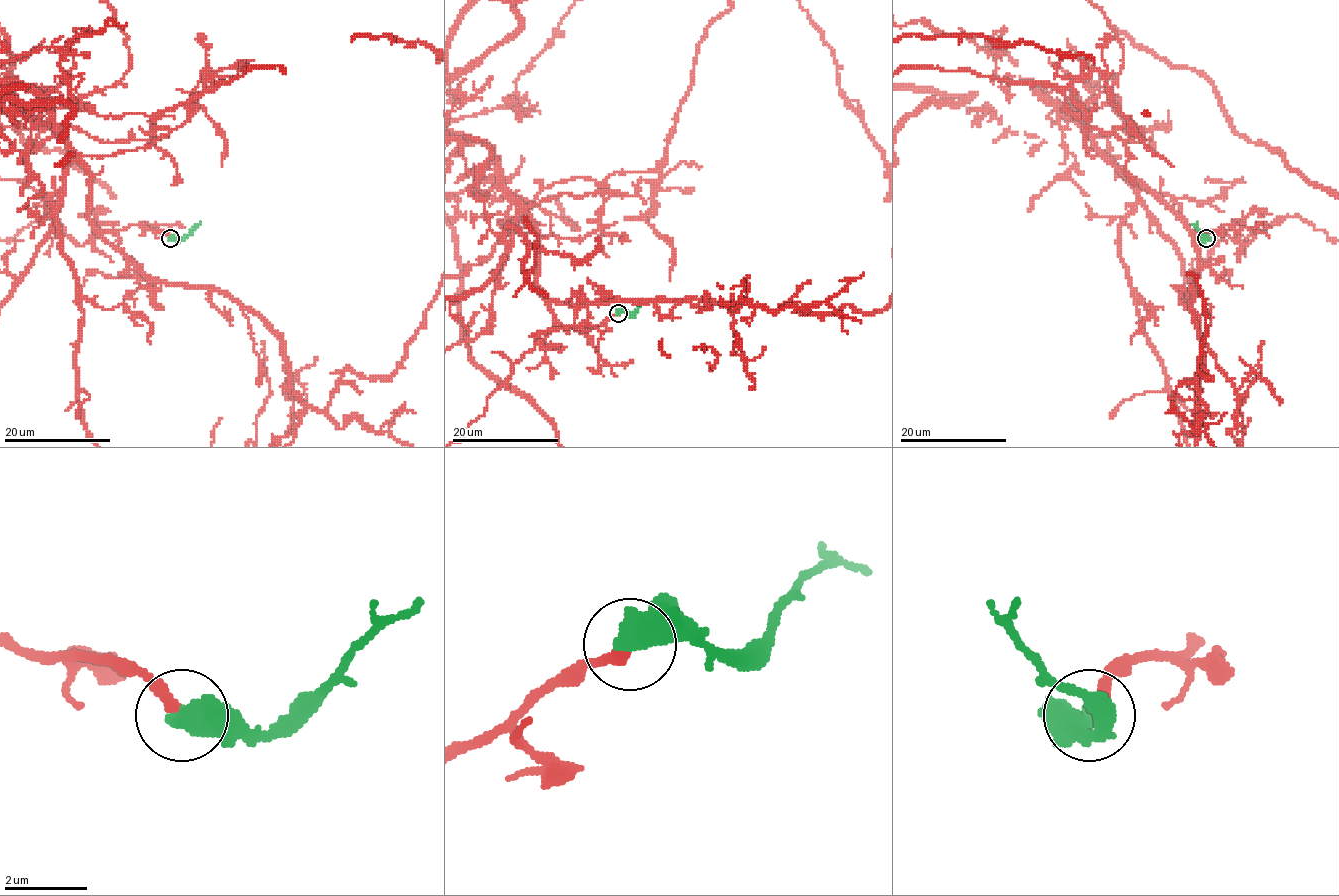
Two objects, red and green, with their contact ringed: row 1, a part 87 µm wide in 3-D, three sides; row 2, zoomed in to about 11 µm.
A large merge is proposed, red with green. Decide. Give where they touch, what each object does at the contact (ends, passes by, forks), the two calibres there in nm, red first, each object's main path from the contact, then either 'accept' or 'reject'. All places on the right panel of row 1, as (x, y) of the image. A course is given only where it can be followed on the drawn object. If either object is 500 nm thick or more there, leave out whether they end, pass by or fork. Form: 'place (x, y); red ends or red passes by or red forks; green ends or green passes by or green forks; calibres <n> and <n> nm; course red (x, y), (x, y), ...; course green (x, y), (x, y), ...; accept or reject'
place (1206, 238); calibres 240 and 650 nm; course green (1206, 238), (1196, 228), (1196, 222); accept

